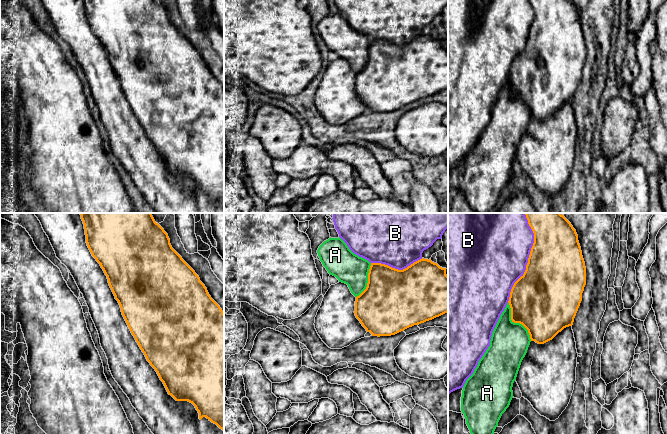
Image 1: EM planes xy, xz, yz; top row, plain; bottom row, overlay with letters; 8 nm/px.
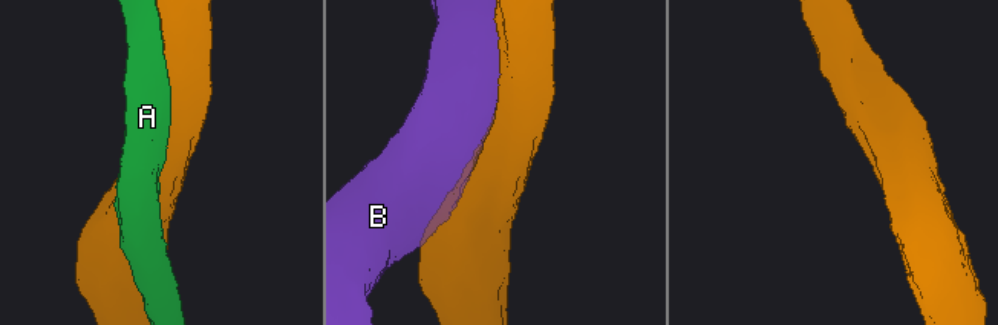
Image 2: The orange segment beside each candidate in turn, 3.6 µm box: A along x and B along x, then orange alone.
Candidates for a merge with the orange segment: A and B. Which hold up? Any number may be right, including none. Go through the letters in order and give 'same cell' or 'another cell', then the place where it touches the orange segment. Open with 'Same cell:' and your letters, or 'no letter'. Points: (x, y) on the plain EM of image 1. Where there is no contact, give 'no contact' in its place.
Same cell: no letter
A: another cell; meets orange in yz at (516, 98)
B: another cell; meets orange in yz at (527, 39)

